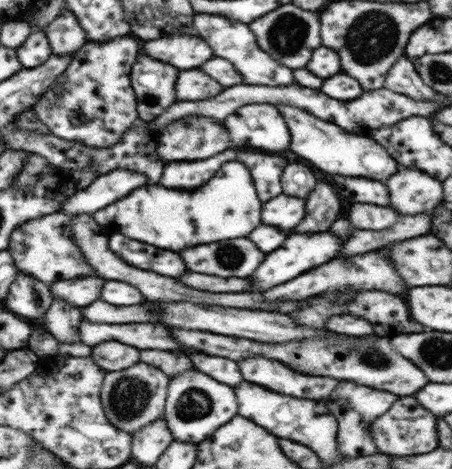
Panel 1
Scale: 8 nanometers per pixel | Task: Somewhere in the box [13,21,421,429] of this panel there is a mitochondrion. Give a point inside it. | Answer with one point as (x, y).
(129, 397)

